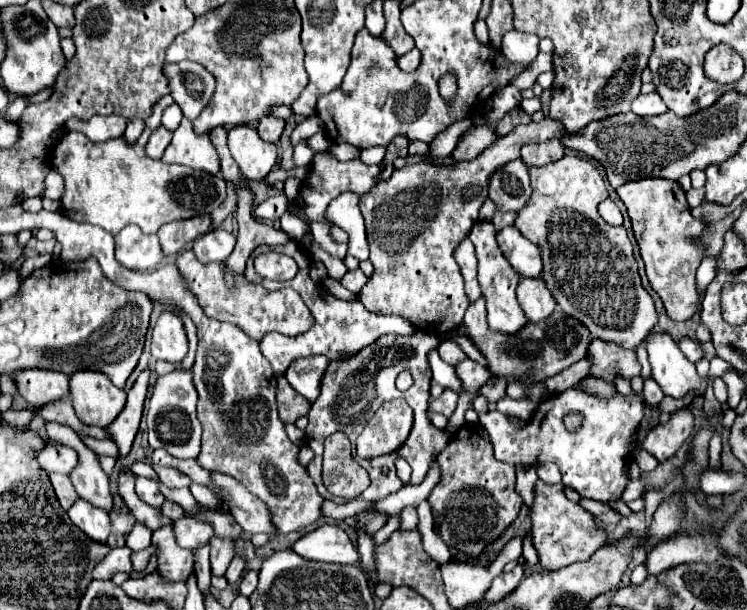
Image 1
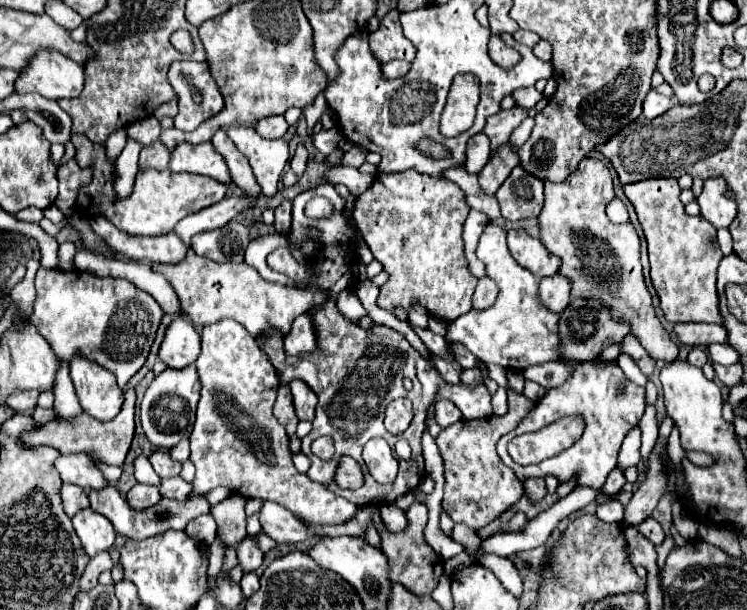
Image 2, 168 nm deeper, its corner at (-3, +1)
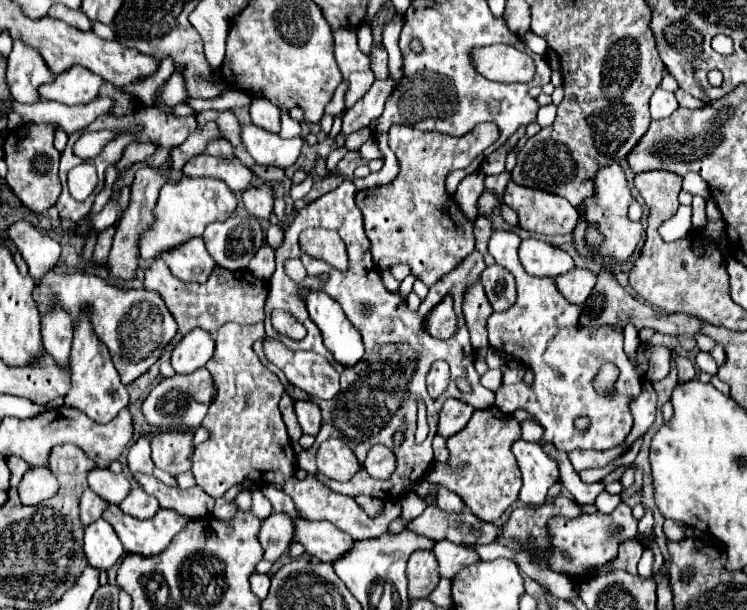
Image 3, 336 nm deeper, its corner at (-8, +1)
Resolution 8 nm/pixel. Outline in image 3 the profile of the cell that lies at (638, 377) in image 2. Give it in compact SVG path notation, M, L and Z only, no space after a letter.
M626 325L626 327L624 327L624 351L626 351L626 355L630 357L630 361L632 361L634 365L638 365L638 357L636 357L638 345L640 345L640 339L638 339L636 327L634 327L634 325Z

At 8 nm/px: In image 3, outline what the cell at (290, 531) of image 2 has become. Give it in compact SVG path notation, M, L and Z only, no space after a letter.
M294 519L294 541L304 545L306 555L330 563L334 557L340 557L340 553L346 553L354 539L336 529L330 521Z

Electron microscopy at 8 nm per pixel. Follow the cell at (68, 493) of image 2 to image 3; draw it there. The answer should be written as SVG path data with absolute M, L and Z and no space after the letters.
M86 489L80 497L80 519L84 525L90 525L92 521L102 517L104 505L108 505L104 499L96 497L96 493L92 493L90 489Z

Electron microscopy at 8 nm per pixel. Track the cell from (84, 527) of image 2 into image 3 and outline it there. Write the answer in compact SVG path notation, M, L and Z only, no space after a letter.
M100 519L84 527L84 555L92 567L108 571L122 553L124 547L108 521Z

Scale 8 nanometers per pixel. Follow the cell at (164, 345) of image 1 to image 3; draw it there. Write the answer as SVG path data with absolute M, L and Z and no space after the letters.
M192 329L172 351L172 367L176 373L188 375L206 365L214 353L214 339L204 329Z

